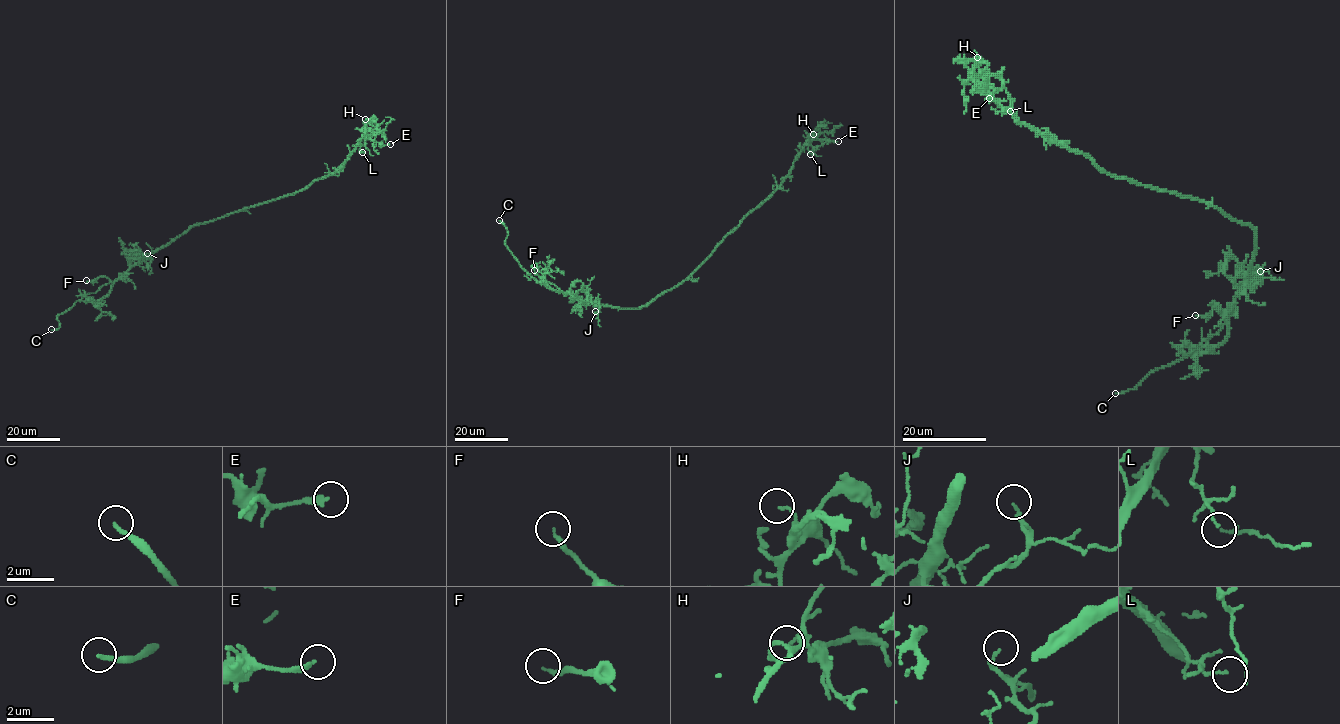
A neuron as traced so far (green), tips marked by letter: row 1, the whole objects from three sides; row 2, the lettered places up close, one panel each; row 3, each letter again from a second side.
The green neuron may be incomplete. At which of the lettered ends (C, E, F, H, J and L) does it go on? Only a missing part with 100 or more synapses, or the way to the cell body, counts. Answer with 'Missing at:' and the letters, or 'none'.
Missing at: C

